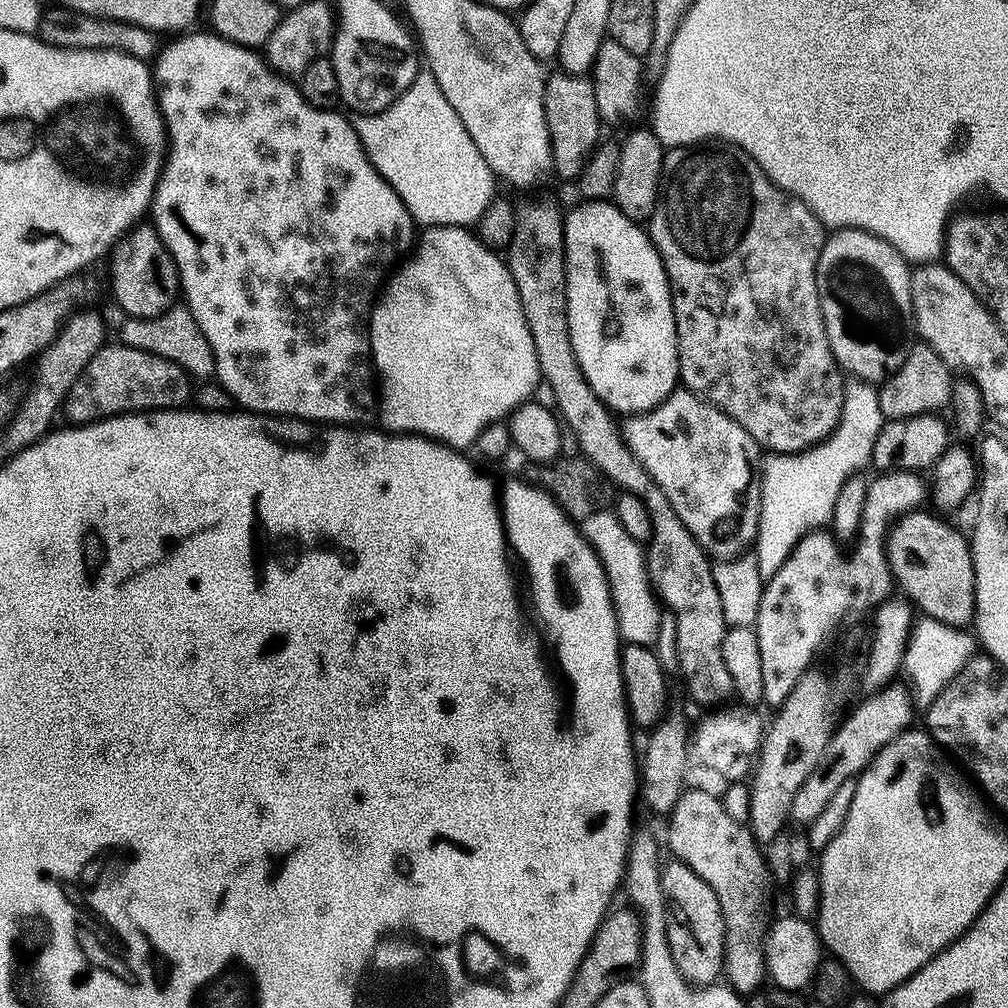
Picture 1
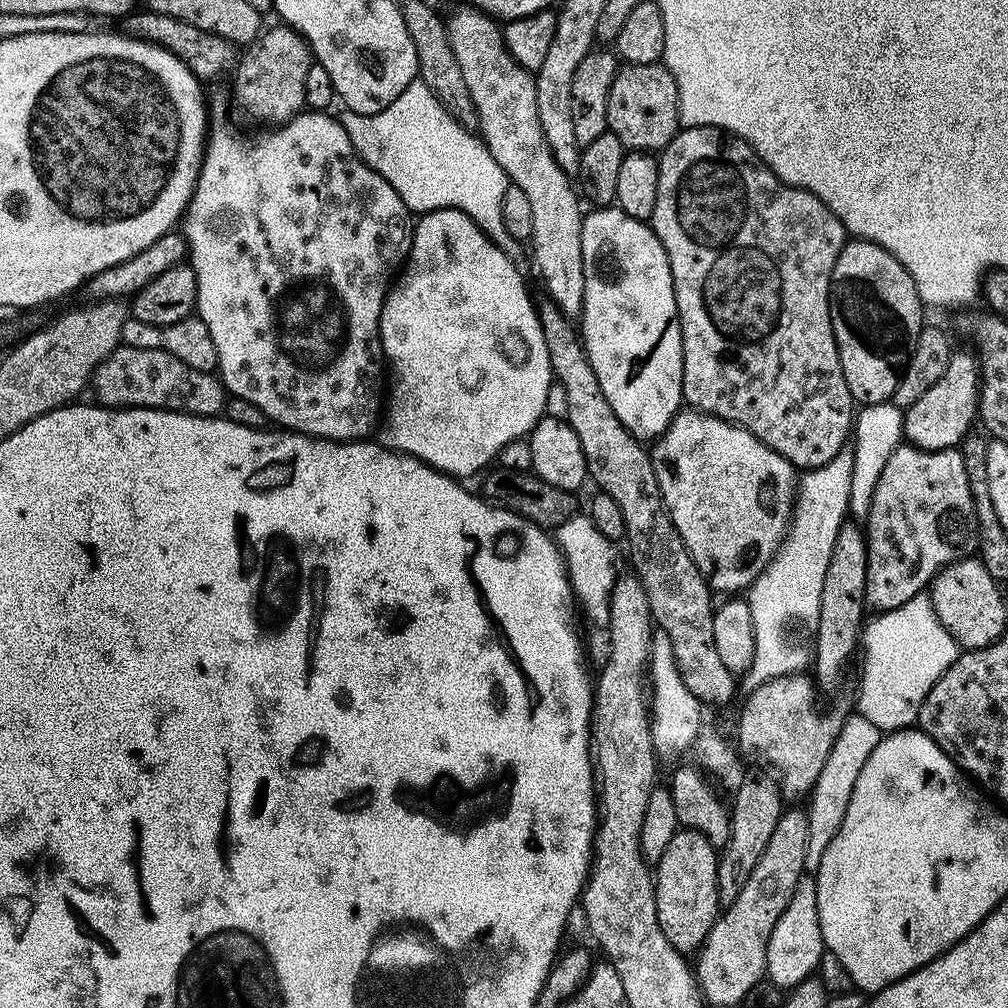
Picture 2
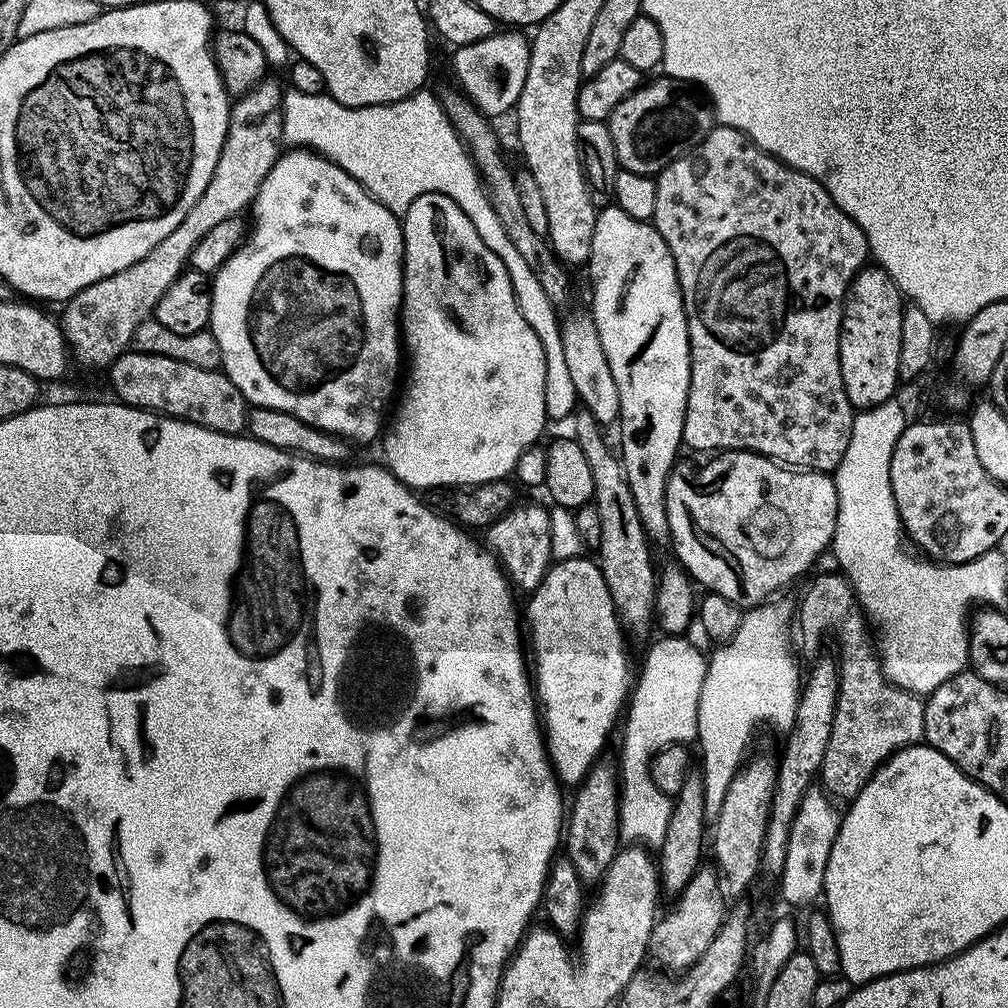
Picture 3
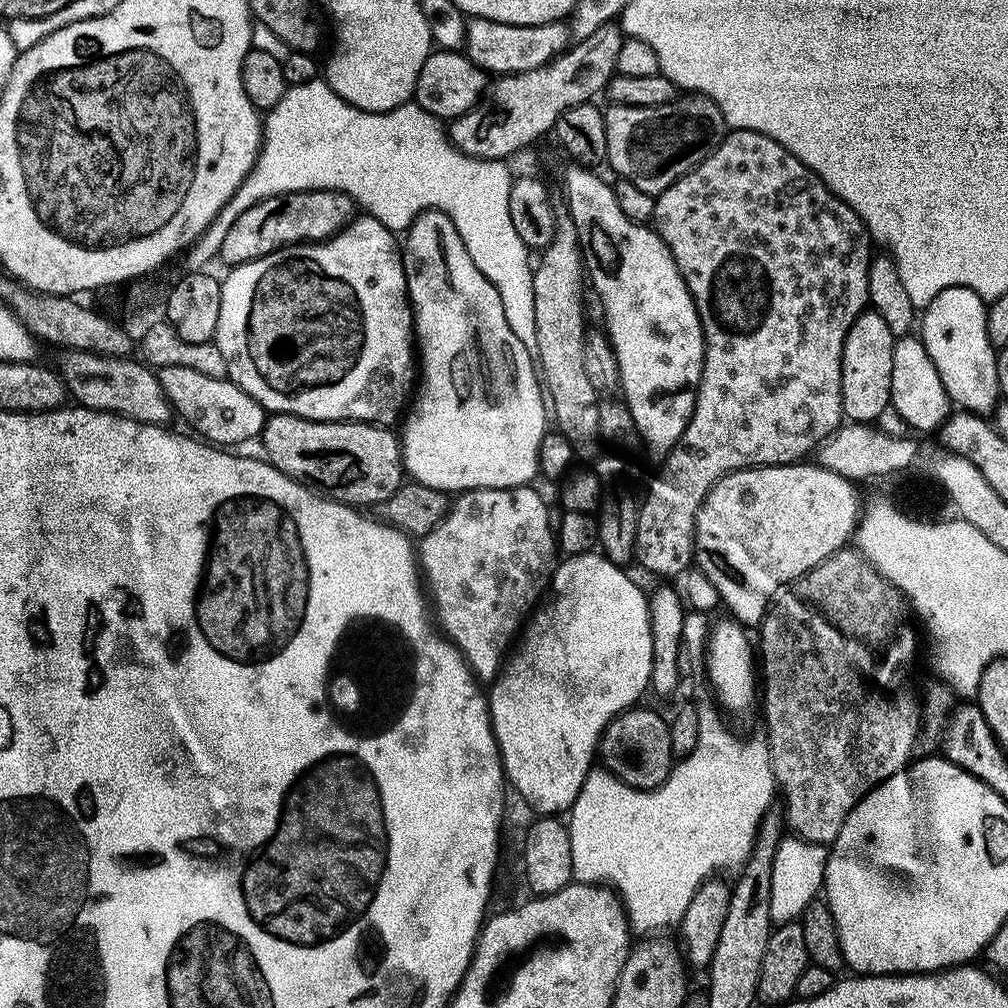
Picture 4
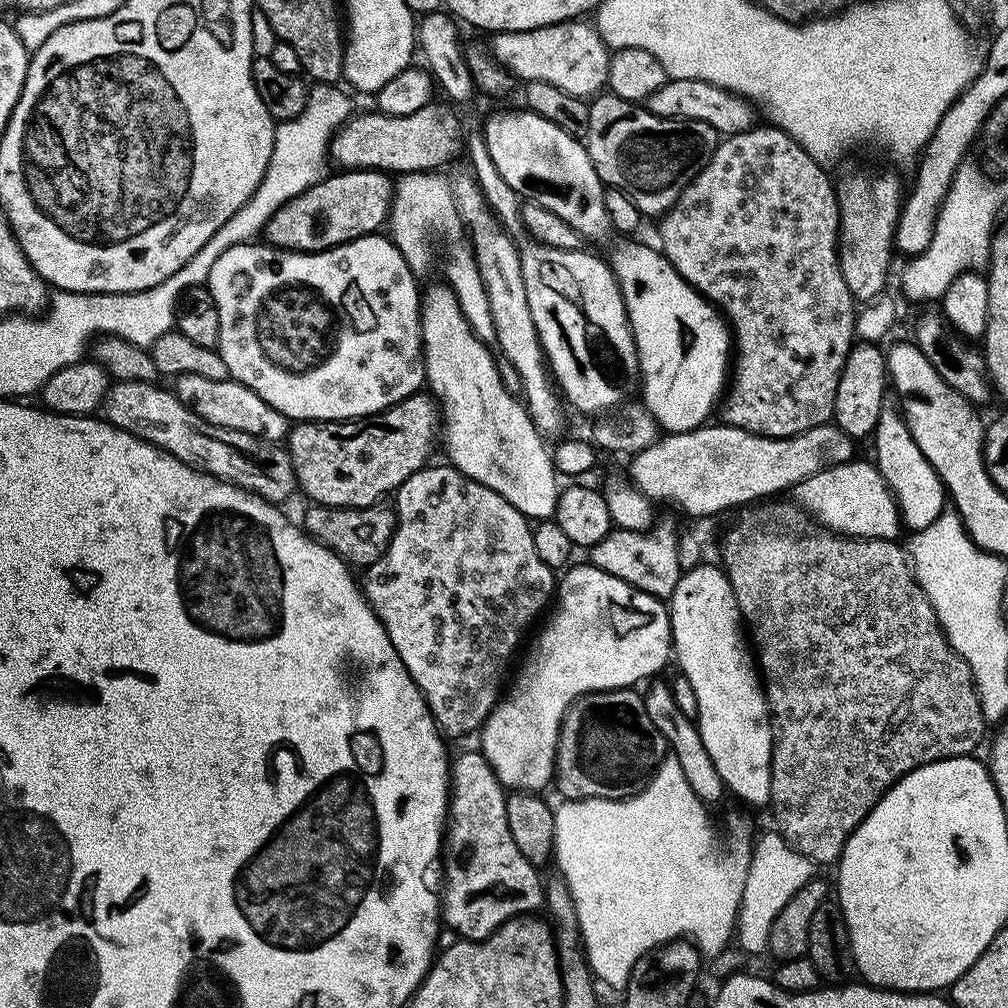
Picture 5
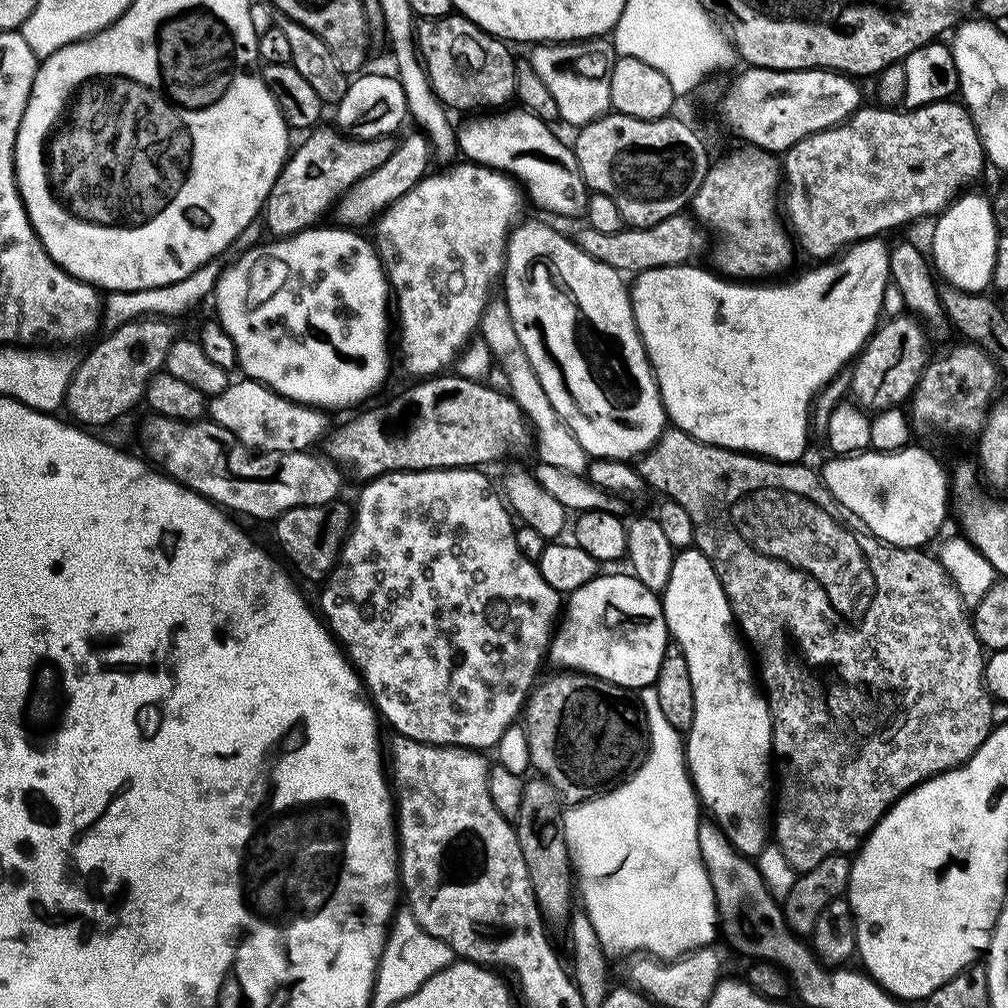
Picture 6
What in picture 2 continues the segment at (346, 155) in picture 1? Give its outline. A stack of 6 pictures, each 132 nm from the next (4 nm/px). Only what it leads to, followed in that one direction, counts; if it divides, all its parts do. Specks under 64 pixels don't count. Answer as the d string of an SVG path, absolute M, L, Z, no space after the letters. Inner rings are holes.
M211 101L210 104L210 131L206 136L206 147L204 150L204 159L200 165L200 173L196 179L196 188L192 191L192 197L188 203L188 207L184 210L182 217L182 235L185 242L188 243L187 259L190 261L190 267L196 275L196 312L200 320L206 322L206 330L210 330L210 338L214 338L214 350L218 350L218 375L227 391L232 396L240 396L246 402L254 402L254 406L258 406L258 410L262 410L265 417L269 421L277 420L277 425L283 426L285 429L301 433L305 436L315 436L325 440L362 440L371 437L377 431L378 425L382 420L382 397L386 392L386 380L380 375L385 375L386 361L384 359L384 347L380 341L380 315L382 314L382 306L384 298L388 294L390 285L393 283L394 277L397 275L398 269L402 262L407 261L408 253L412 251L412 233L414 231L414 220L410 215L410 209L402 202L402 198L394 190L394 186L390 186L390 182L386 182L386 178L379 176L366 161L361 160L360 155L356 153L356 148L350 142L350 138L346 134L343 123L339 119L336 120L324 110L304 110L292 117L291 120L281 123L273 132L264 132L257 140L247 140L234 125L228 124L228 108L222 101Z

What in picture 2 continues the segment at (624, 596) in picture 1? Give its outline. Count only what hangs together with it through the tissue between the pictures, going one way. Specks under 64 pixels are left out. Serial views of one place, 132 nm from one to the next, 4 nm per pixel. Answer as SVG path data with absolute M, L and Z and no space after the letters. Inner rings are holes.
M578 512L560 524L555 531L554 539L564 556L569 580L573 587L573 595L582 605L583 613L585 610L589 620L596 627L601 630L607 629L610 620L613 586L616 585L618 579L615 543L601 534L594 526L593 520L584 512Z

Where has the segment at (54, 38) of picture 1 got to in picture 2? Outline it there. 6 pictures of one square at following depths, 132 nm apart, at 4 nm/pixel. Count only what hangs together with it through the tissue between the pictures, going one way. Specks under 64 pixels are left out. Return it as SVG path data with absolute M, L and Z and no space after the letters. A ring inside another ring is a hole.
M136 10L127 17L126 23L128 23L127 35L138 40L146 40L150 44L161 44L163 48L173 52L201 81L207 82L214 76L222 75L223 72L231 73L237 63L238 52L231 41L218 34L198 30L198 26L190 26L190 22L170 18L170 14Z

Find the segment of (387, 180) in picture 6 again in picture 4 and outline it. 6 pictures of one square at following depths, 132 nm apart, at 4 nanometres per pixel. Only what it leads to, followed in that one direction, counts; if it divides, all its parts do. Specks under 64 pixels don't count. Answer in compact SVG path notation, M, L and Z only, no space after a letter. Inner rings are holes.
M283 192L271 196L242 210L242 214L234 218L234 226L230 226L226 238L222 238L218 260L234 269L239 264L266 258L266 254L274 254L290 244L330 240L347 228L357 212L356 201L344 192Z

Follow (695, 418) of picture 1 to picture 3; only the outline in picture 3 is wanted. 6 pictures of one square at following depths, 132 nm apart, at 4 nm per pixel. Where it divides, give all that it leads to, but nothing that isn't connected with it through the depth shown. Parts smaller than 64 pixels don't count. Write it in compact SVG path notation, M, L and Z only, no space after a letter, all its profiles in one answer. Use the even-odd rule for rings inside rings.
M721 450L711 458L705 459L701 468L691 468L684 462L677 463L673 468L668 485L666 486L666 518L670 522L672 535L671 547L676 547L675 559L679 561L685 572L692 577L697 585L700 584L709 593L716 593L734 603L741 610L756 607L765 603L779 588L787 586L791 580L796 580L820 555L829 551L834 534L834 522L838 518L838 494L836 493L835 479L827 472L810 472L787 467L769 456L759 456L757 452L729 452Z

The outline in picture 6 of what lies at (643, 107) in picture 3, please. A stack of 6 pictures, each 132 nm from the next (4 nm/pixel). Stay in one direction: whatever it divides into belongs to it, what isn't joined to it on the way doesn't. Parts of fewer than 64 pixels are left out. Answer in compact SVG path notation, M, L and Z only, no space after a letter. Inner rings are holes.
M613 111L607 116L599 116L575 133L574 151L585 185L592 192L614 198L614 206L618 206L629 228L649 228L671 216L679 217L686 202L696 193L698 186L702 186L708 173L710 151L707 142L691 124L685 124L680 118L672 119L639 120Z

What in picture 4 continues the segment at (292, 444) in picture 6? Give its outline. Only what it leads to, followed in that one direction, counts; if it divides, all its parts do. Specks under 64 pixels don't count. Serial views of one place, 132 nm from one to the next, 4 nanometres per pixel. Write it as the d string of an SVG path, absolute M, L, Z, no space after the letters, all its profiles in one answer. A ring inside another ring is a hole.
M166 366L159 369L160 385L168 401L172 403L172 411L181 416L189 424L197 437L203 438L213 446L236 446L247 440L255 441L264 428L266 410L246 390L242 390L230 379L206 378L206 374L198 374L198 370L189 370L187 366Z

